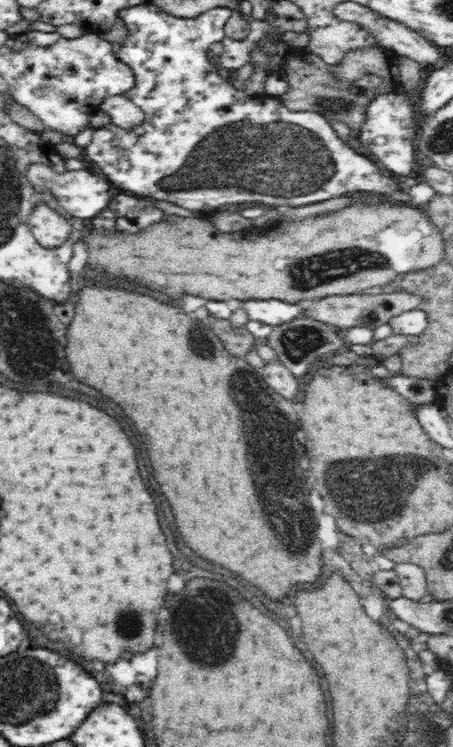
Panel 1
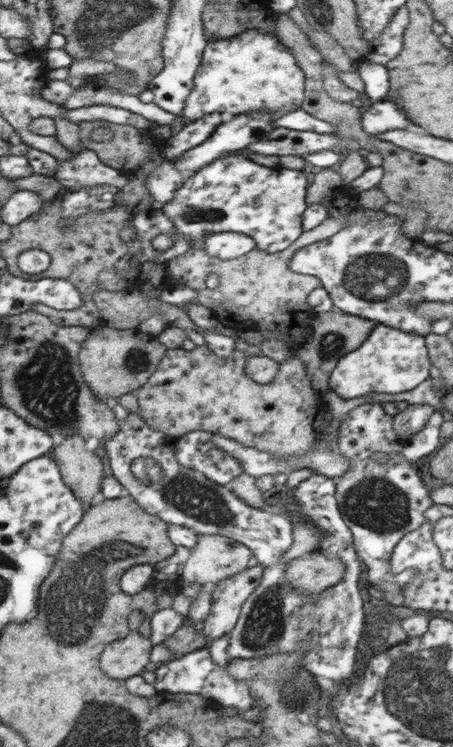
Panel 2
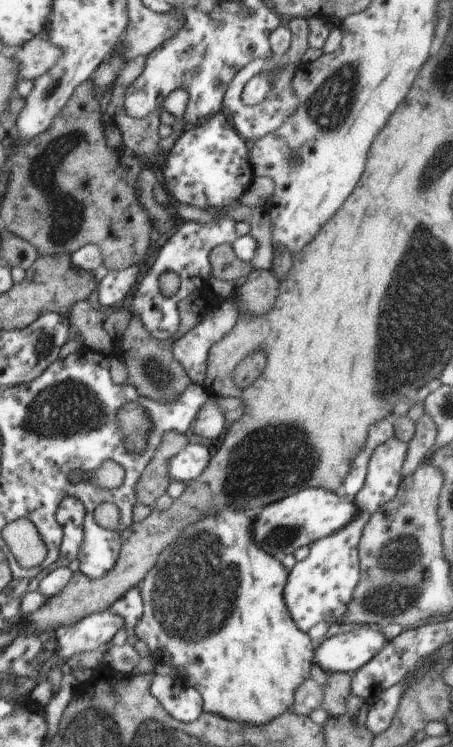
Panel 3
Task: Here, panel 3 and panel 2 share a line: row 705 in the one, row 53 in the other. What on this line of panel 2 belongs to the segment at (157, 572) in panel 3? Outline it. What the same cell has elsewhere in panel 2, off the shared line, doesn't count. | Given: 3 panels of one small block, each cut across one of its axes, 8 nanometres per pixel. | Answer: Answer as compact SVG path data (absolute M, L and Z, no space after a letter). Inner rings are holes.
M246 29L228 40L207 42L181 117L184 122L190 122L212 113L294 111L304 101L305 80L304 71L285 44L271 32Z

